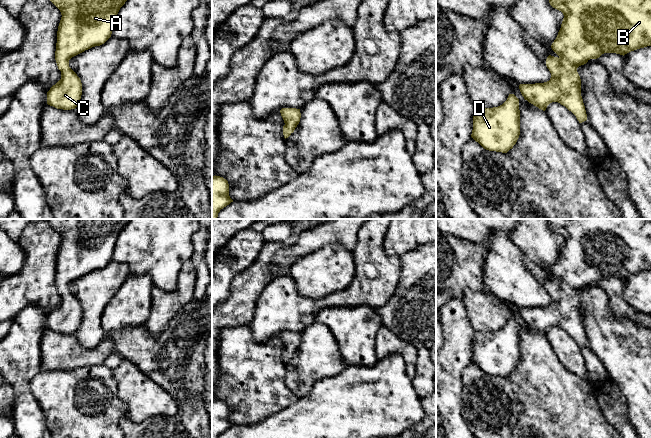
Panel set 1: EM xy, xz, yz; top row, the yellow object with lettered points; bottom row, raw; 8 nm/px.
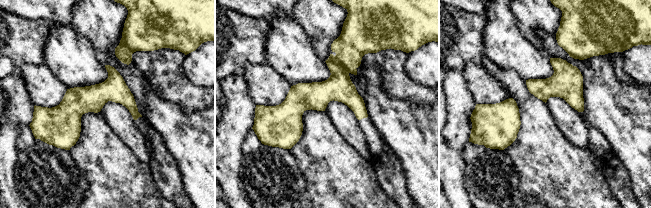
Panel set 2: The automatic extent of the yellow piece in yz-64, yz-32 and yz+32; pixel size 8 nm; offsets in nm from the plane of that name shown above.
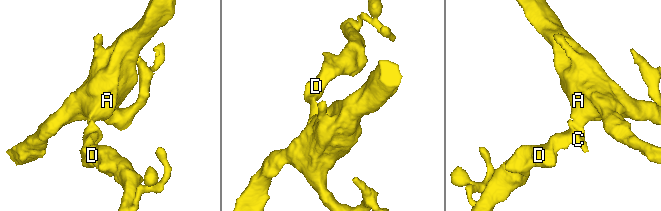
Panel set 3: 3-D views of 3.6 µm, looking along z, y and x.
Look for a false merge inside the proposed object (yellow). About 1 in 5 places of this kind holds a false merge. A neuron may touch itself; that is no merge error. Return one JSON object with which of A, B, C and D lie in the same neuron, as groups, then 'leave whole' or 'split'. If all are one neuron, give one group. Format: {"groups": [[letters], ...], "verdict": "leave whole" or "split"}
{"groups": [["A", "B", "C", "D"]], "verdict": "leave whole"}

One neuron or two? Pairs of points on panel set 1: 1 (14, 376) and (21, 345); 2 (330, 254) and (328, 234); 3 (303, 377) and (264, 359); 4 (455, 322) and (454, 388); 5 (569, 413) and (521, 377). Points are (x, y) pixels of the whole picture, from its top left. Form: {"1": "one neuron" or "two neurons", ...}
{"1": "one neuron", "2": "two neurons", "3": "two neurons", "4": "one neuron", "5": "one neuron"}

